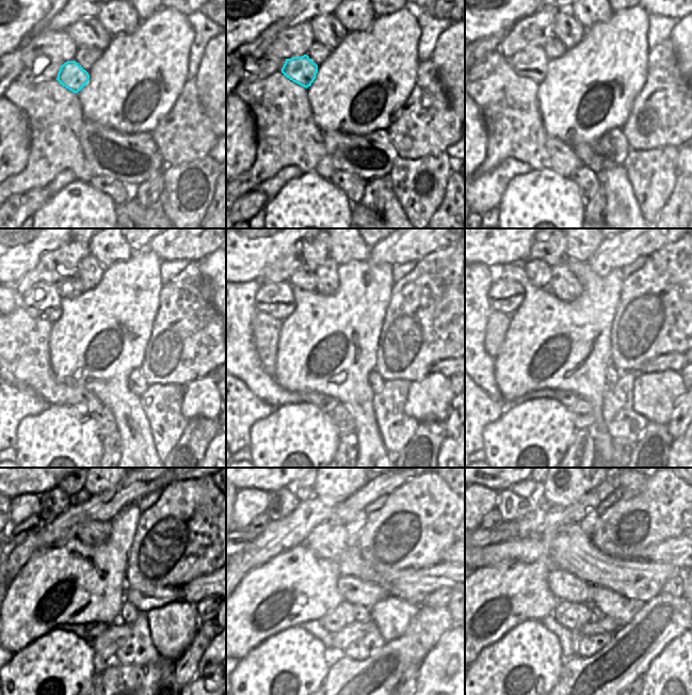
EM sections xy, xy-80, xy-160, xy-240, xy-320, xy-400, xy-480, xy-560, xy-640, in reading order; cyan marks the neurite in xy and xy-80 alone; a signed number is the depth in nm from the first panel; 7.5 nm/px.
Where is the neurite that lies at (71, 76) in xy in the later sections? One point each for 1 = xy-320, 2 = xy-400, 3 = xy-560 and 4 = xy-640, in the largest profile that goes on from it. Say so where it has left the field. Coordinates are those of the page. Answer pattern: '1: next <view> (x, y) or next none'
1: next xy-320 (275, 299)
2: next xy-400 (505, 296)
3: next xy-560 (260, 521)
4: next xy-640 (492, 519)

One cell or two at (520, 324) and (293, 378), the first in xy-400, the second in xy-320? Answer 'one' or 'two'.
one

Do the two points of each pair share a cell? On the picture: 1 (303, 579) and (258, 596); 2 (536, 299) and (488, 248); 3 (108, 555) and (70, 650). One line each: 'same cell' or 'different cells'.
1: same cell
2: different cells
3: different cells

